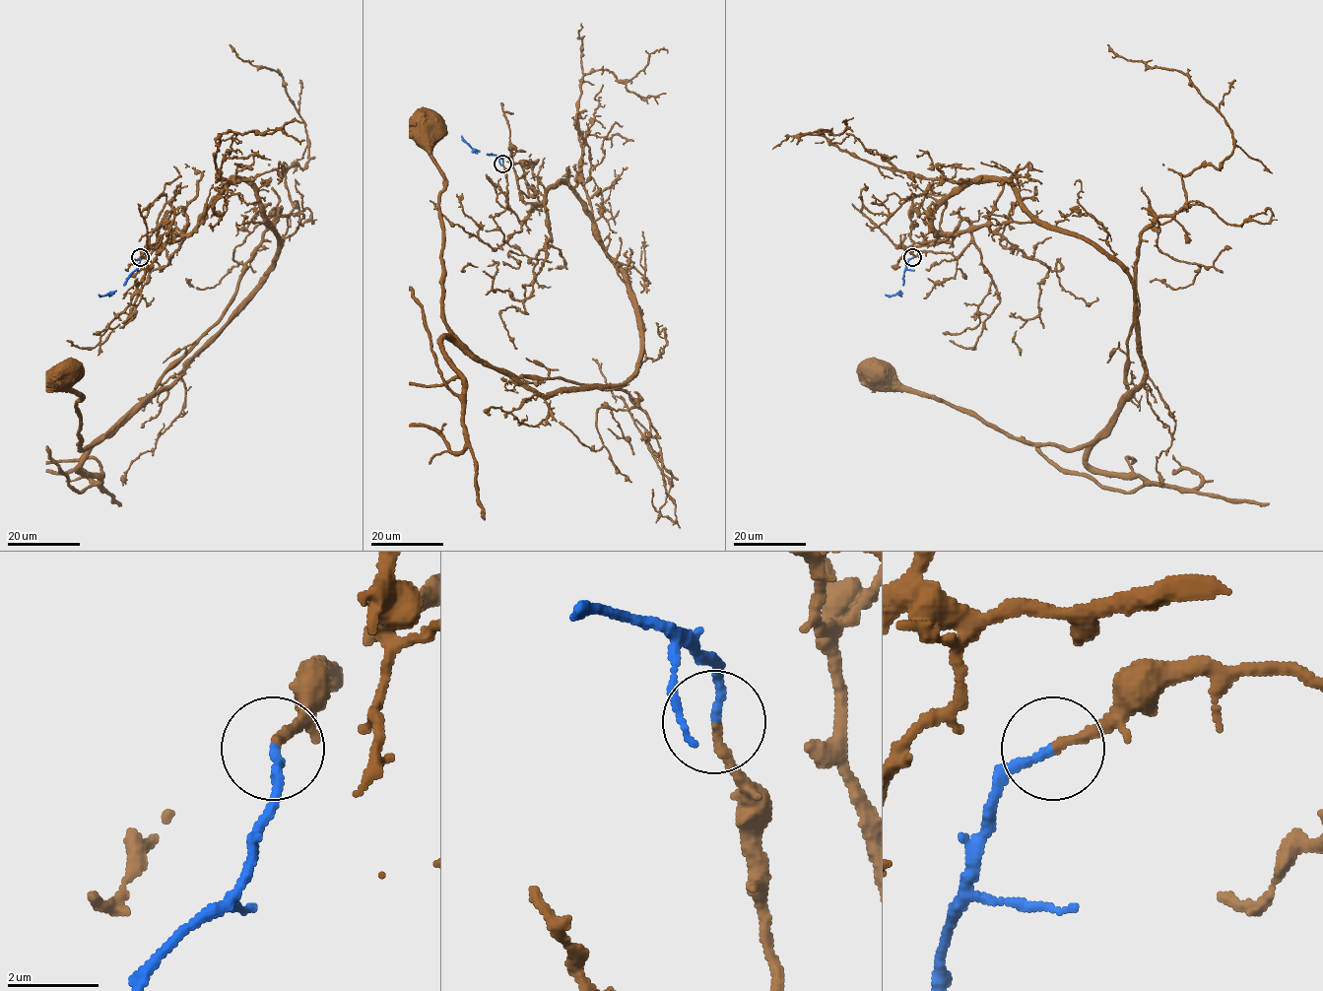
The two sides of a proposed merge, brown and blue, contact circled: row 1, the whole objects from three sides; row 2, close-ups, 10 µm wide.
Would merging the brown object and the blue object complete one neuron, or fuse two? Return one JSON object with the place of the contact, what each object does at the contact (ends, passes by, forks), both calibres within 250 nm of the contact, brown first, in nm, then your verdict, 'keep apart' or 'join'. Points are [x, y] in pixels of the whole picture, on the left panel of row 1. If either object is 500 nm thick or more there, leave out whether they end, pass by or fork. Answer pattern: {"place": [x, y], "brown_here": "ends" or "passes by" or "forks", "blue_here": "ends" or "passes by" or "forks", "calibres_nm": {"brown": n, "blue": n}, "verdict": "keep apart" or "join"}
{"place": [140, 257], "brown_here": "ends", "blue_here": "ends", "calibres_nm": {"brown": 200, "blue": 190}, "verdict": "join"}

